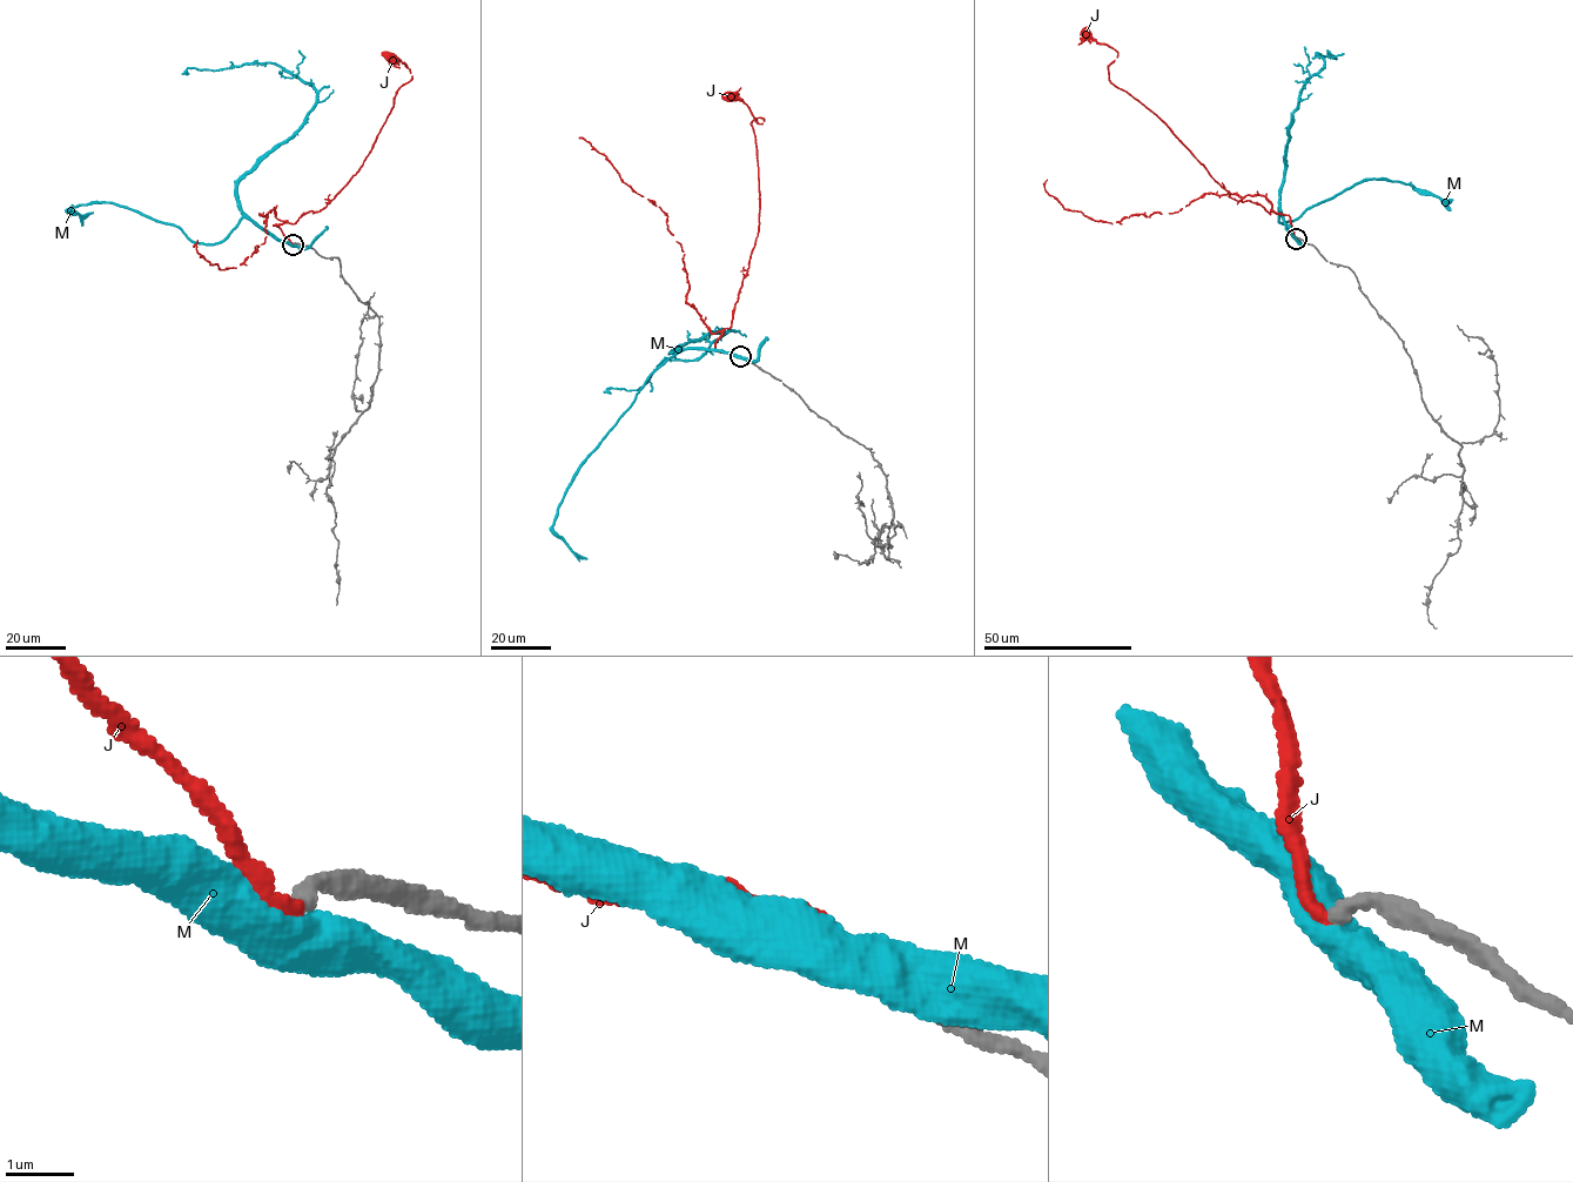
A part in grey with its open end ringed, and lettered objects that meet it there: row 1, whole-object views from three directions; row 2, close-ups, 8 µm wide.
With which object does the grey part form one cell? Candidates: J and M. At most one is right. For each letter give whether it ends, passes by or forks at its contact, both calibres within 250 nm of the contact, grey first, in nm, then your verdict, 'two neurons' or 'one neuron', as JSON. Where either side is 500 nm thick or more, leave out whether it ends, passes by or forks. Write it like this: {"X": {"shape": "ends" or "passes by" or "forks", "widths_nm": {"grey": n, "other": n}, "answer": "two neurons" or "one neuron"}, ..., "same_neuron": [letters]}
{"J": {"shape": "ends", "widths_nm": {"grey": 240, "other": 200}, "answer": "one neuron"}, "M": {"widths_nm": {"grey": 240, "other": 550}, "answer": "two neurons"}, "same_neuron": ["J"]}

